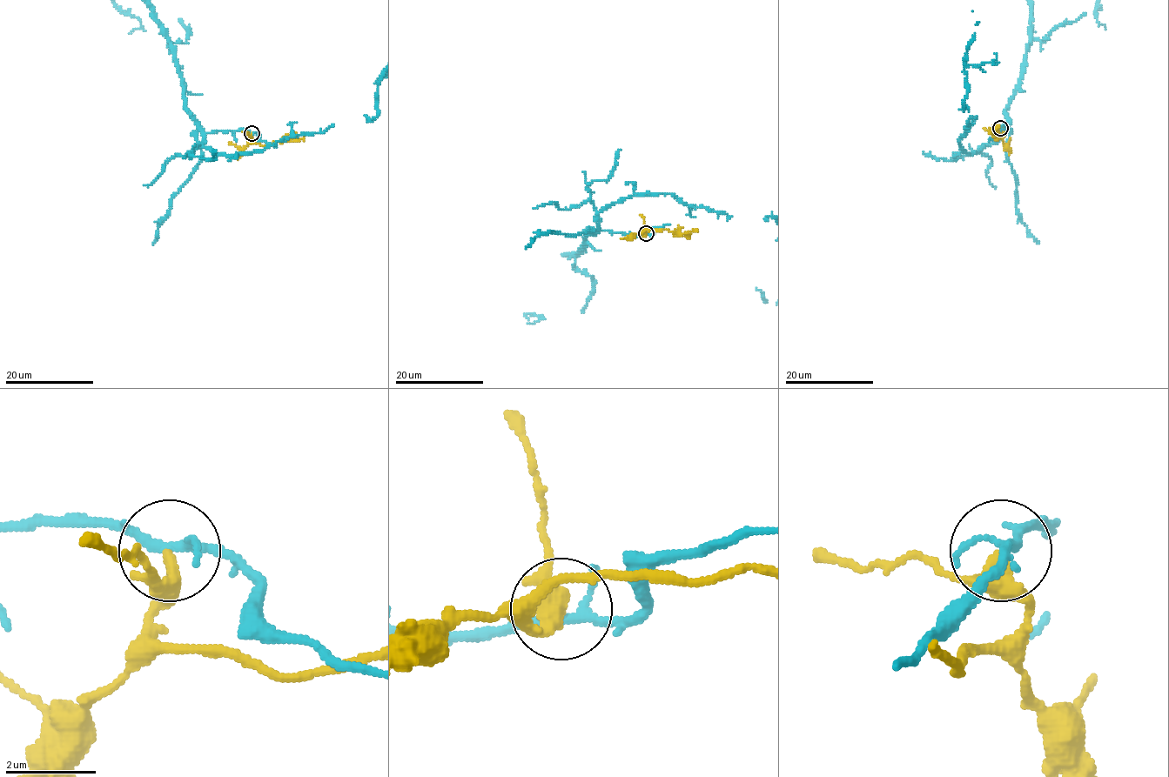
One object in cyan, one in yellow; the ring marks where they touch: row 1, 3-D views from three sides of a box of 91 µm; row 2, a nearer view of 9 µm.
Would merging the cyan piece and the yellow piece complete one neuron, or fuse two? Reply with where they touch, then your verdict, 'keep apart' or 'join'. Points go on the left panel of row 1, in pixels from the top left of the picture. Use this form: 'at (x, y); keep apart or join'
at (251, 133); keep apart

